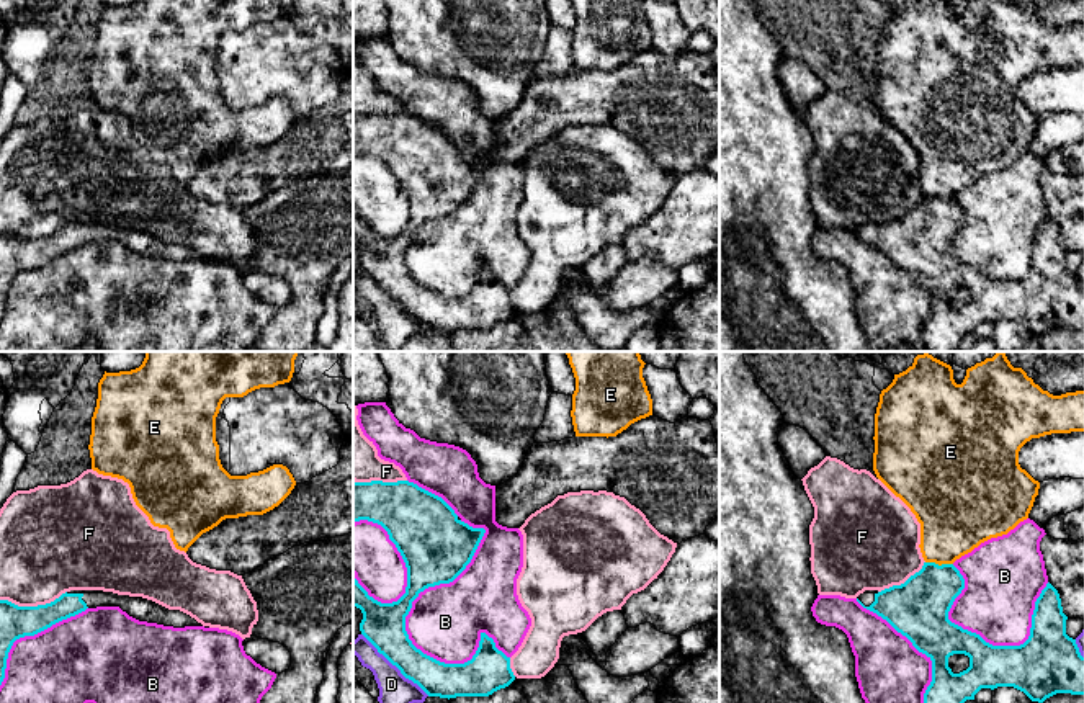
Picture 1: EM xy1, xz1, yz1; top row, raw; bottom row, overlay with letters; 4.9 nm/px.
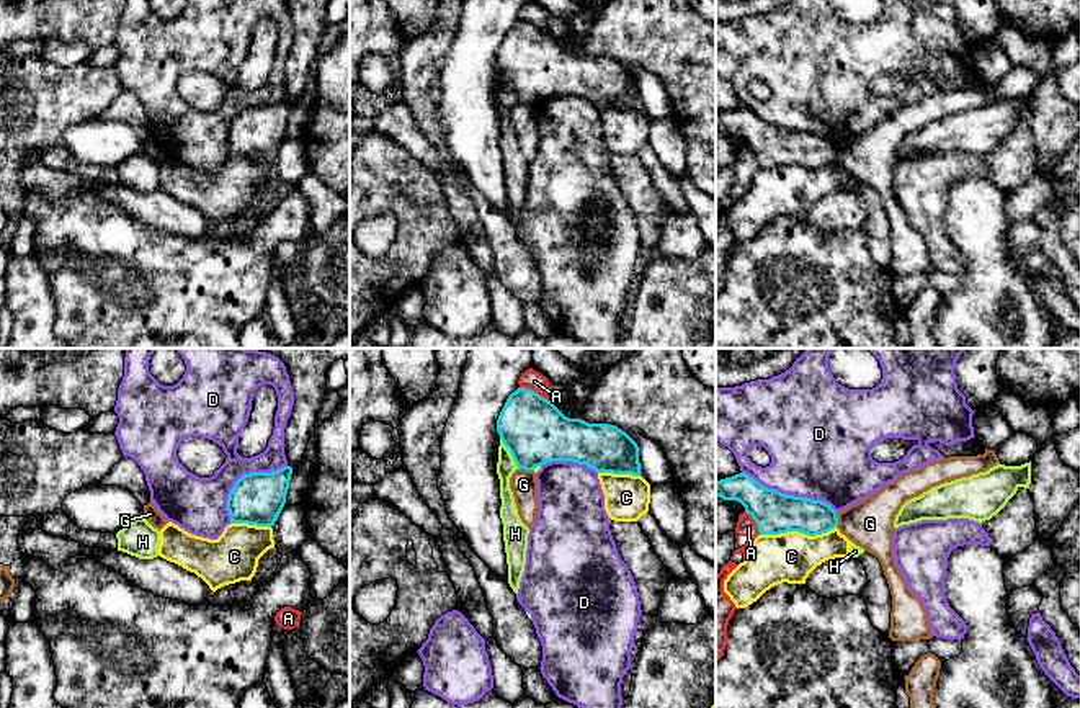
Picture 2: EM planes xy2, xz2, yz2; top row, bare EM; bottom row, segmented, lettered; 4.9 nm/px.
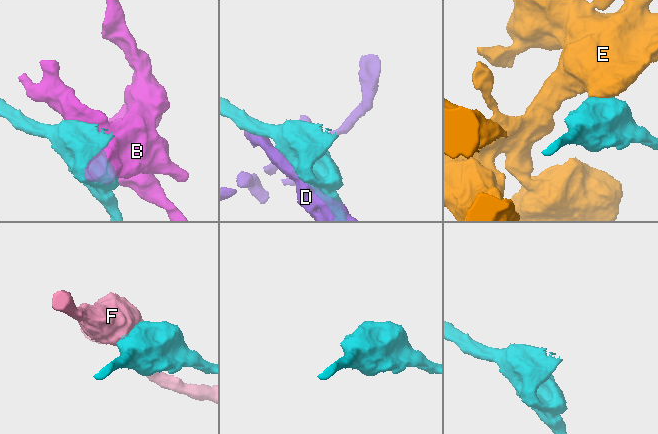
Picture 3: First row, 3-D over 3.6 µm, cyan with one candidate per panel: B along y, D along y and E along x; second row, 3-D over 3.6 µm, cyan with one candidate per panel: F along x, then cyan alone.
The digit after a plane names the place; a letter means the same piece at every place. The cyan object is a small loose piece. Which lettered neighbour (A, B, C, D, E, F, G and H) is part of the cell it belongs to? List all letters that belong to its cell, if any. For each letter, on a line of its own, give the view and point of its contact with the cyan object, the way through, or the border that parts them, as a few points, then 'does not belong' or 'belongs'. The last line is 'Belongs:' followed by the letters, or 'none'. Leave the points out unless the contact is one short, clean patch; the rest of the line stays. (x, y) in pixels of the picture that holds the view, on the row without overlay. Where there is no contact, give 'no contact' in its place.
A: contact xz2 (533, 25); does not belong
B: contact xz1 (430, 219); does not belong
C: contact yz2 (798, 164); does not belong
D: contact yz2 (789, 129); does not belong
E: contact yz1 (937, 198); does not belong
F: contact xy1 (33, 241); does not belong
G: contact xz2 (526, 103); border xz2 (518, 102), (533, 105); does not belong
H: contact xz2 (510, 85); border xz2 (500, 71), (518, 102); does not belong
Belongs: none

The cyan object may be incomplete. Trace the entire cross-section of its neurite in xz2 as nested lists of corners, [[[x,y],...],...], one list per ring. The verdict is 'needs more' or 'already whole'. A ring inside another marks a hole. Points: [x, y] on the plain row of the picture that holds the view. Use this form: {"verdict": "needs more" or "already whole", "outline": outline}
{"verdict": "already whole", "outline": [[[518,21],[498,49],[497,65],[518,103],[551,95],[587,98],[596,106],[640,110],[639,80],[621,62],[565,51],[538,26]]]}

